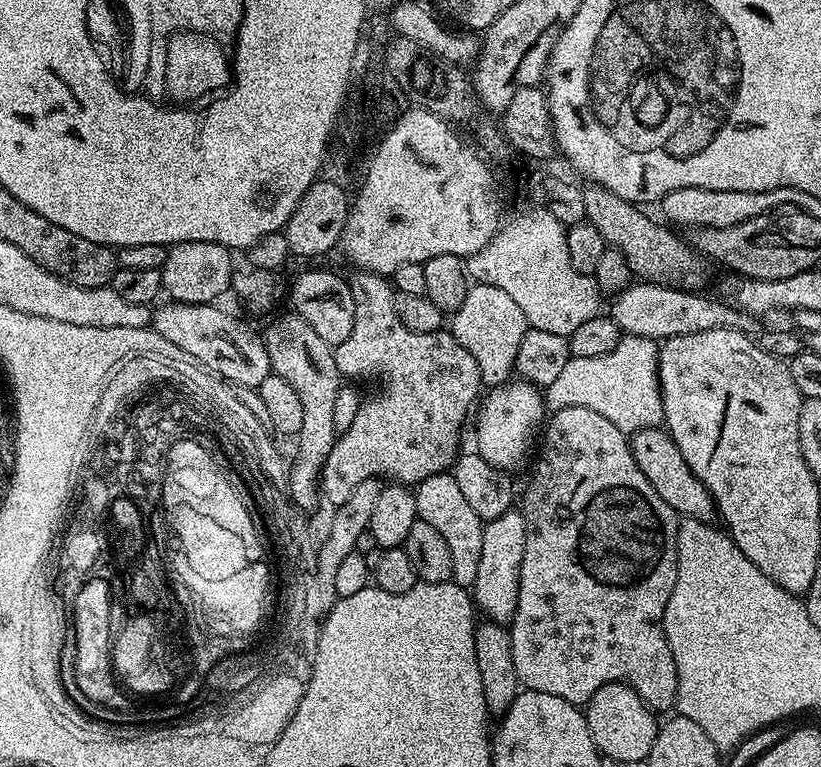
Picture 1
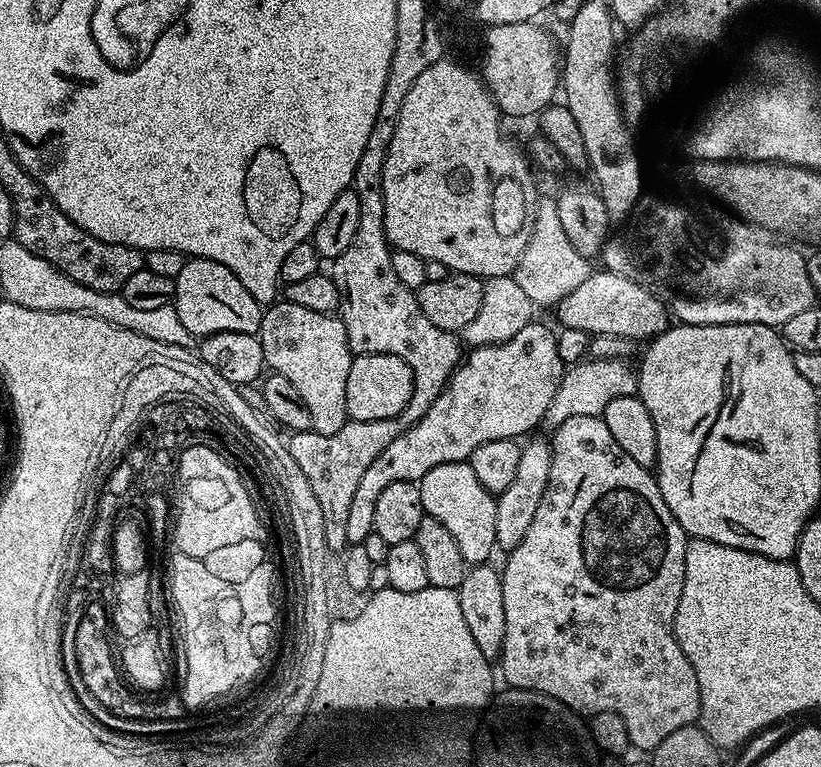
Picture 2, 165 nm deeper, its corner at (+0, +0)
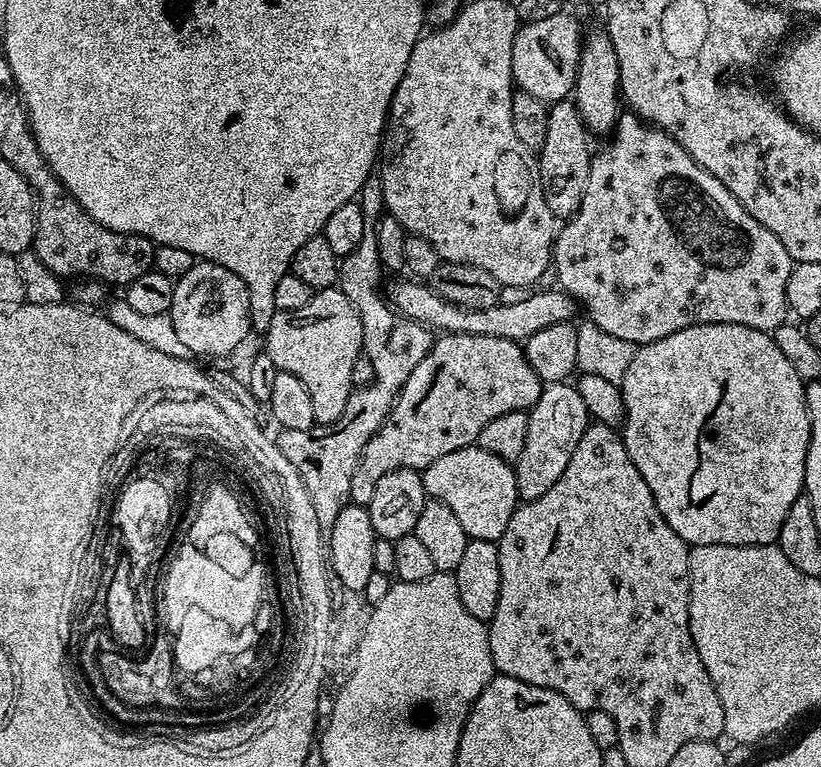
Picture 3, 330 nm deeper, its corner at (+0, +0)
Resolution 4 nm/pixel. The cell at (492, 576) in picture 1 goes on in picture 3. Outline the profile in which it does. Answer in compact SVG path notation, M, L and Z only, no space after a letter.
M571 383L549 384L541 391L538 402L528 412L526 446L514 462L516 470L516 495L521 501L531 502L542 498L558 478L562 470L570 466L570 458L578 446L578 438L588 428L590 417L582 394Z

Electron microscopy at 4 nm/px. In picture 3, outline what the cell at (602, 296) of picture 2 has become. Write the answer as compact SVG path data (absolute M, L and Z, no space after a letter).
M396 278L392 285L387 285L386 299L397 312L401 312L406 318L424 325L429 330L435 330L440 334L478 334L486 338L506 338L523 342L528 340L538 330L546 330L546 326L562 324L573 319L572 315L578 312L578 305L567 292L533 291L532 296L519 303L499 303L490 306L490 310L466 310L462 306L454 306L446 302L427 283L417 282L412 278Z

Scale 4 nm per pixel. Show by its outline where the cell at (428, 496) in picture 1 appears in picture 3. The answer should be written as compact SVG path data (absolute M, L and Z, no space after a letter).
M473 446L450 450L450 454L434 458L430 466L422 469L422 475L425 493L431 499L446 502L446 506L450 506L469 540L500 541L518 507L516 470L509 461L490 454L490 450Z

